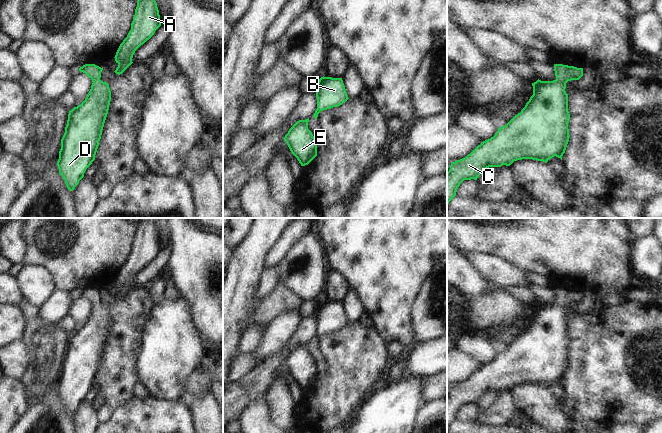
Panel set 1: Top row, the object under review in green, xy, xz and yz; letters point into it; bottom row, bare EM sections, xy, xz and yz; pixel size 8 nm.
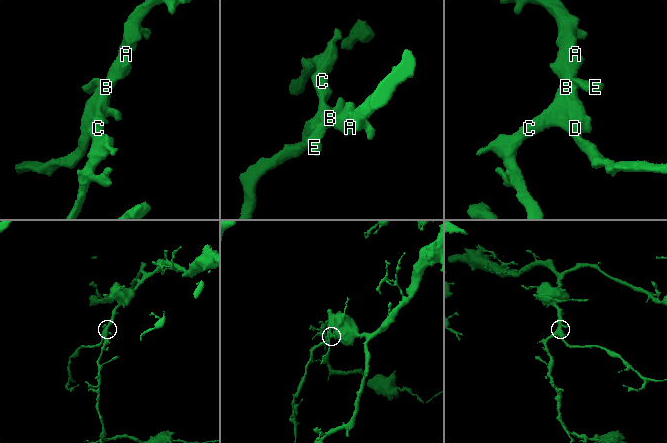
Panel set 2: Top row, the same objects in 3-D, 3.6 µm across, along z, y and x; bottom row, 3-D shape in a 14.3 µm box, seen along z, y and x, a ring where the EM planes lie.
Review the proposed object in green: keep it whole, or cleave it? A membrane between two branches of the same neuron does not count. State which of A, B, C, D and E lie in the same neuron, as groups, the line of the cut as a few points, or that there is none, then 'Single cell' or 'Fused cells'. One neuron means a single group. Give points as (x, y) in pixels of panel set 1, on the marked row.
Groups: A B C D E. No split. Single cell.

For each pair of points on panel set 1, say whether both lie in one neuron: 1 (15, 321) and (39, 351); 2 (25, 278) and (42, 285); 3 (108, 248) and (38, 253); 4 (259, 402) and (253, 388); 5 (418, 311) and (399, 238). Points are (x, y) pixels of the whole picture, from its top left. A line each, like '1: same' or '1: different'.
1: different
2: same
3: same
4: different
5: different

